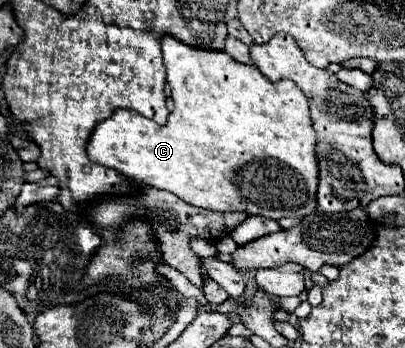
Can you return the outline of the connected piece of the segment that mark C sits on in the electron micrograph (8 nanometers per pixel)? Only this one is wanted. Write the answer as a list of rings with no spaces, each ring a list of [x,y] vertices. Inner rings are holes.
[[[164,36],[160,42],[168,74],[166,82],[176,106],[168,122],[158,126],[138,112],[116,110],[92,132],[88,142],[90,160],[114,168],[140,184],[168,190],[184,202],[206,210],[246,212],[272,220],[304,218],[312,214],[316,210],[318,160],[316,132],[304,92],[292,80],[270,82],[256,66],[240,64],[226,52],[198,50],[170,36]]]

